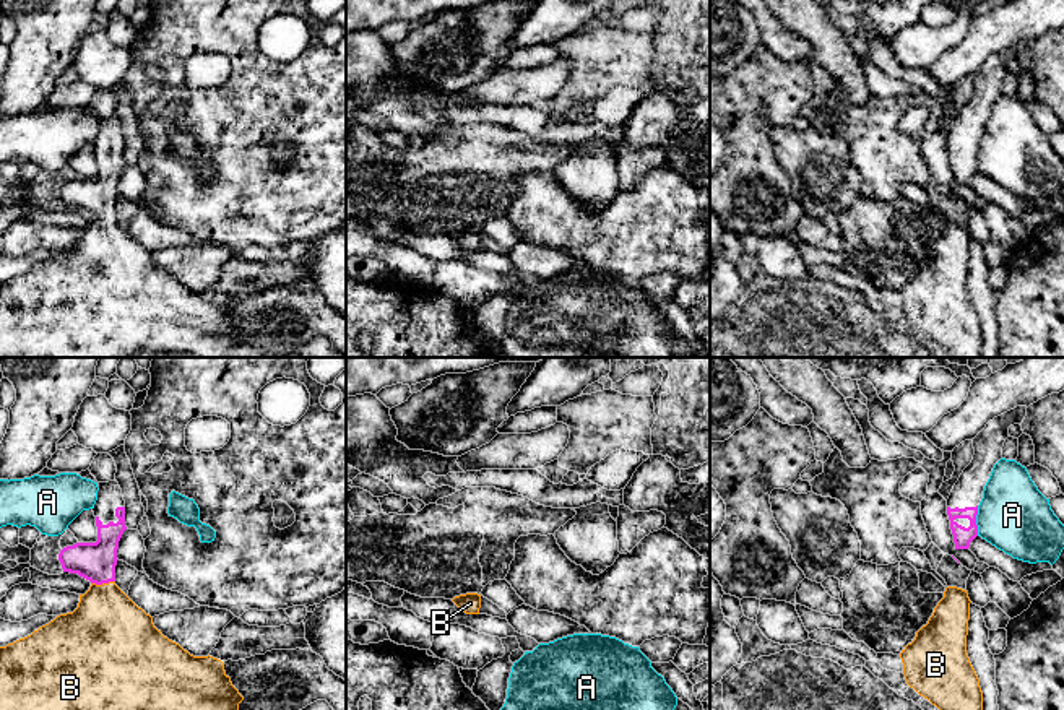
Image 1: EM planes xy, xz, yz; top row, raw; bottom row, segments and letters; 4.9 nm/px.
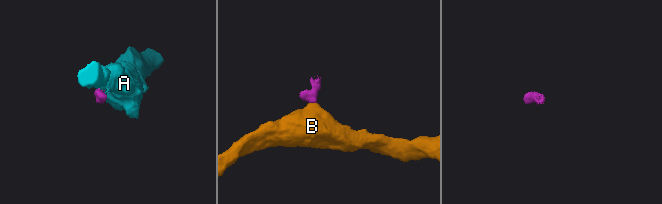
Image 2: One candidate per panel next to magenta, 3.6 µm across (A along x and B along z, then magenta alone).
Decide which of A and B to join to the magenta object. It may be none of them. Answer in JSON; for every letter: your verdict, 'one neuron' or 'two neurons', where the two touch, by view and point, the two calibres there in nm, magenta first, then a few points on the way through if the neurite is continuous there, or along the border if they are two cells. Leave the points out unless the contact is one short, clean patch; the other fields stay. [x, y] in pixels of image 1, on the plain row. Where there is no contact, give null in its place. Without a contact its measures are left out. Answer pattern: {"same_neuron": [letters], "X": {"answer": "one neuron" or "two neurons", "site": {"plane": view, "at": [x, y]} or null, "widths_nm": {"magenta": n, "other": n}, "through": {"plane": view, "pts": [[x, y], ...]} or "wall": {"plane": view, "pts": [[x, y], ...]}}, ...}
{"same_neuron": ["B"], "A": {"answer": "two neurons", "site": {"plane": "yz", "at": [975, 156]}, "widths_nm": {"magenta": 100, "other": 360}, "wall": {"plane": "yz", "pts": [[978, 142], [977, 171]]}}, "B": {"answer": "one neuron", "site": {"plane": "xy", "at": [103, 218]}, "widths_nm": {"magenta": 190, "other": 400}, "through": {"plane": "xy", "pts": [[96, 199], [103, 218], [108, 268]]}}}

